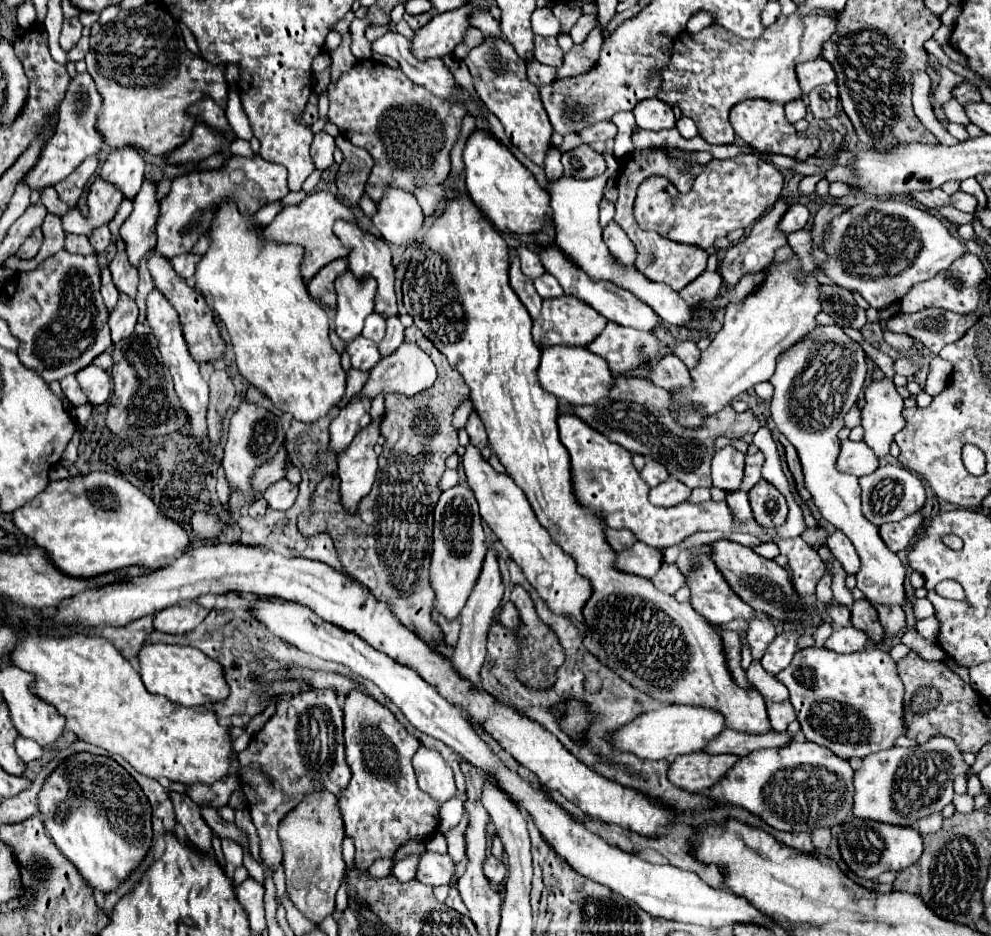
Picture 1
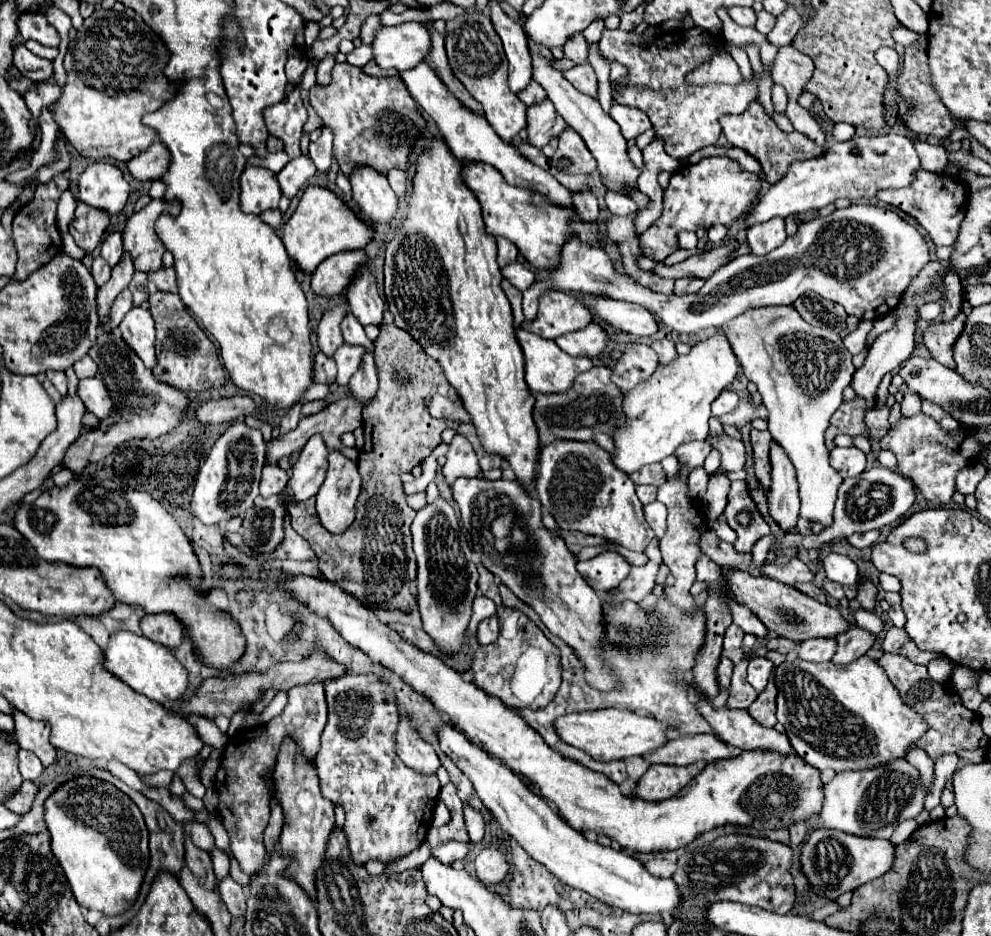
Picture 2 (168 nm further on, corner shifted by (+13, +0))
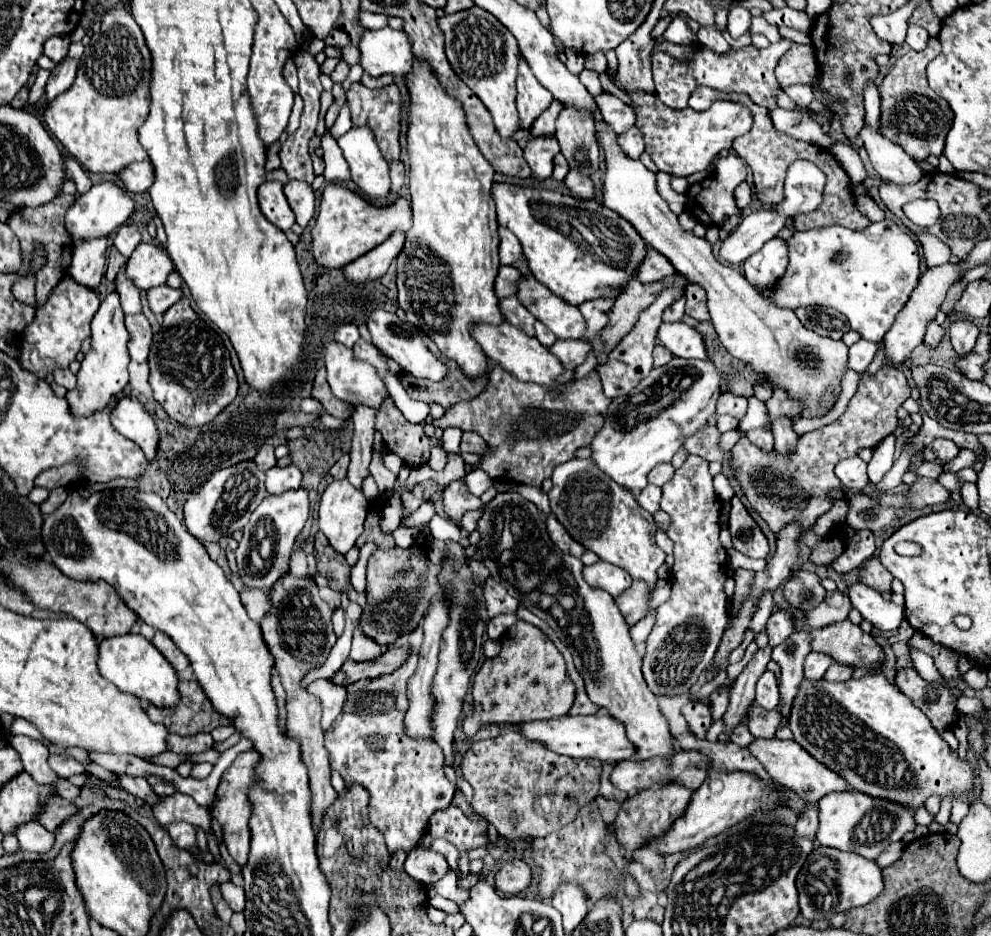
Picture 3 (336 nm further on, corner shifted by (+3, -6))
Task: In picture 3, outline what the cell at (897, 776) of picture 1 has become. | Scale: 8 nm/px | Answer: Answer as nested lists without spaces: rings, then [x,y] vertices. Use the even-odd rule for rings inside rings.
[[[859,791],[829,793],[819,803],[819,829],[815,843],[821,847],[835,847],[841,851],[853,851],[865,859],[875,859],[887,845],[901,841],[901,837],[915,829],[913,813],[897,803],[873,799]]]

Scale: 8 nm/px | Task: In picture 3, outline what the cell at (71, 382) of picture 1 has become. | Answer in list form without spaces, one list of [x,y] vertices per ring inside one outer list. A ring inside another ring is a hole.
[[[55,369],[55,371],[53,371],[53,377],[55,377],[55,381],[57,381],[59,385],[63,385],[65,389],[75,387],[75,383],[77,383],[75,375],[73,375],[69,369]]]

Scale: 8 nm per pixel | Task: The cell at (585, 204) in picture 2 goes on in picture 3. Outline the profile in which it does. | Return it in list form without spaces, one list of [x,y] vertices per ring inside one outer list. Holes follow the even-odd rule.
[[[569,171],[565,177],[565,185],[573,195],[591,199],[595,195],[595,185],[587,175],[579,175],[579,171]]]

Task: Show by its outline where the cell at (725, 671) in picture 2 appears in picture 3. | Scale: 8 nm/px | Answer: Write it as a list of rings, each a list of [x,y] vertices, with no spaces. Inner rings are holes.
[[[731,687],[721,691],[721,693],[713,691],[713,695],[709,695],[709,705],[711,705],[711,717],[713,717],[713,721],[719,721],[723,717],[723,713],[725,713],[725,709],[729,705],[729,691],[731,691]]]

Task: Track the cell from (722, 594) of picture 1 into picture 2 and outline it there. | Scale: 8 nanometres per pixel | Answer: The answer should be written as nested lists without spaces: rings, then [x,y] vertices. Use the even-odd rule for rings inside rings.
[[[725,601],[725,605],[729,605],[729,609],[733,609],[733,623],[739,625],[745,633],[753,633],[755,637],[765,637],[769,633],[767,627],[743,605],[731,603],[731,601]]]

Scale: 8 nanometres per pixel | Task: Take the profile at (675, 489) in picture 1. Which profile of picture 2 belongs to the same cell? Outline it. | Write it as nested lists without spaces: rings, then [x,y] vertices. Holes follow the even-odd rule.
[[[639,485],[639,487],[637,487],[637,497],[639,497],[643,503],[651,503],[651,501],[655,501],[655,497],[657,497],[657,487],[653,487],[653,485]]]

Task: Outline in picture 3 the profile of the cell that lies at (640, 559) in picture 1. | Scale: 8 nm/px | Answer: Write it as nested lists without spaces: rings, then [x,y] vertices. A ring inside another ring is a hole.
[[[597,561],[595,565],[587,565],[583,569],[583,579],[591,585],[591,587],[599,587],[603,591],[607,591],[609,595],[619,595],[625,591],[627,585],[631,585],[631,577],[627,575],[627,571],[623,571],[621,567],[615,567],[607,561]]]

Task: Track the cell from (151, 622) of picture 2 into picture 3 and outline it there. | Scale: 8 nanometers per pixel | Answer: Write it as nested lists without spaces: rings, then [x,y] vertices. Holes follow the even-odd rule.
[[[155,631],[153,645],[161,651],[161,655],[163,655],[171,665],[173,665],[173,669],[175,669],[177,673],[181,673],[183,669],[189,667],[189,661],[185,659],[185,655],[179,651],[179,647],[175,647],[175,643],[173,643],[165,633]]]

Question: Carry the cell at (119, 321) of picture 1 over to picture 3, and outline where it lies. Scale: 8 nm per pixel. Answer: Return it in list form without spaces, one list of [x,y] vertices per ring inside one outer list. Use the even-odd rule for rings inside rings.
[[[119,271],[119,273],[117,273],[115,285],[117,285],[117,293],[119,293],[121,307],[123,307],[125,315],[129,315],[129,313],[139,313],[139,311],[141,311],[141,295],[139,295],[139,289],[127,279],[125,271]]]

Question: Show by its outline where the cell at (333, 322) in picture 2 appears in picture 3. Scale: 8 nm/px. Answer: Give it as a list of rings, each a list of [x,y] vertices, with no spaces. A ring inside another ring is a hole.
[[[329,343],[327,345],[327,349],[325,349],[325,369],[327,369],[327,383],[333,391],[333,395],[341,401],[351,403],[353,407],[367,405],[371,409],[379,409],[383,405],[383,401],[387,397],[391,397],[387,387],[385,387],[385,381],[379,377],[375,367],[371,367],[369,363],[357,361],[353,351],[343,347],[341,343]]]

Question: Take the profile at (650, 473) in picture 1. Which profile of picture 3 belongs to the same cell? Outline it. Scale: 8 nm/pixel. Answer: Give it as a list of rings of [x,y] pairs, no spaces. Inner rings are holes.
[[[663,463],[659,467],[653,467],[649,473],[649,483],[663,487],[667,481],[671,481],[673,473],[675,473],[675,467],[671,463]]]

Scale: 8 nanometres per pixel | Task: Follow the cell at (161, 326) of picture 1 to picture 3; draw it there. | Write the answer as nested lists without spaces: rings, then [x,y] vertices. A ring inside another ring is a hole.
[[[143,313],[125,315],[125,327],[129,331],[127,349],[129,349],[129,355],[131,355],[131,361],[137,361],[137,363],[147,361],[147,355],[149,355],[149,349],[151,349],[151,339],[153,339],[149,321],[145,319]]]

